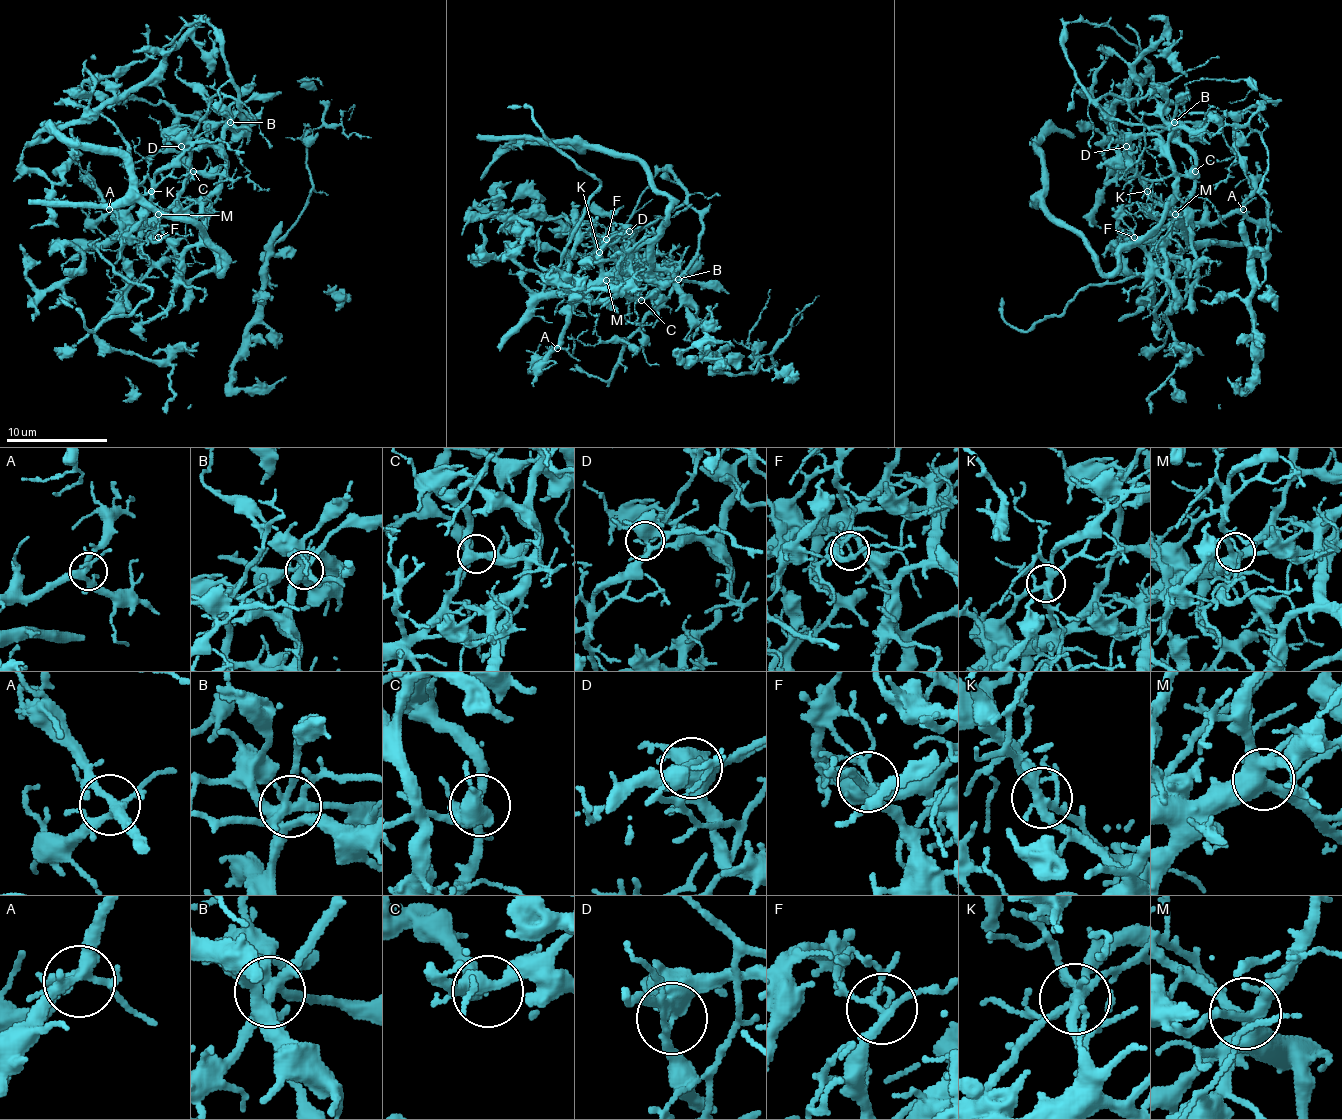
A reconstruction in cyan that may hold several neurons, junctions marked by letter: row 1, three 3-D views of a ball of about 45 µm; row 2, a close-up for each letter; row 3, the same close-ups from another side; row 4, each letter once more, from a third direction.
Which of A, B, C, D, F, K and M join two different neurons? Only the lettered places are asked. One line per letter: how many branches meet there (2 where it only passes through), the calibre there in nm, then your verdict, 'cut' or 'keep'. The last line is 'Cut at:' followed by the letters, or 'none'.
A: 6 branches meet; 280 nm thick; keep
B: 6 branches meet; 380 nm thick; cut
C: 3 branches meet; 340 nm thick; keep
D: 4 branches meet; 400 nm thick; cut
F: 5 branches meet; 180 nm thick; keep
K: 5 branches meet; 320 nm thick; cut
M: 5 branches meet; 440 nm thick; keep
Cut at: B, D, K

